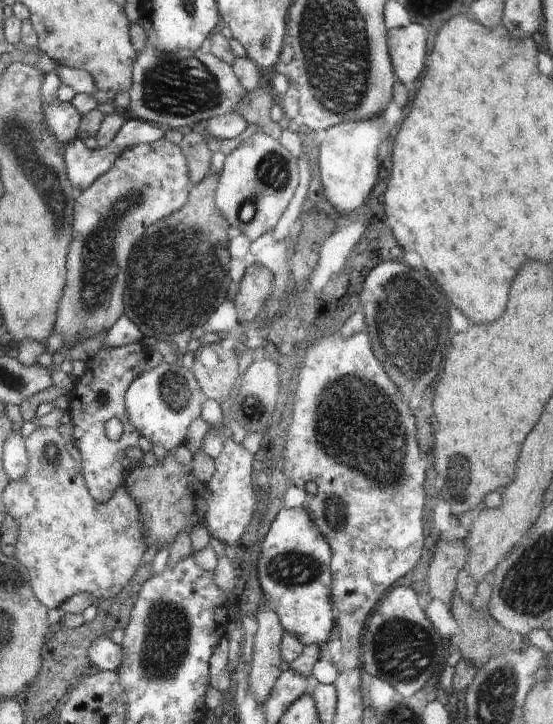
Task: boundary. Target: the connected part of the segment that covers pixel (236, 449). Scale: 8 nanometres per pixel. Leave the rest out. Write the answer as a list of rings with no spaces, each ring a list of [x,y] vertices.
[[[232,437],[223,441],[223,449],[215,458],[214,476],[206,483],[211,490],[211,498],[206,504],[204,525],[211,538],[220,540],[223,545],[232,546],[238,550],[240,538],[246,532],[254,511],[261,507],[260,499],[252,488],[252,465],[254,456],[242,444],[234,442]]]

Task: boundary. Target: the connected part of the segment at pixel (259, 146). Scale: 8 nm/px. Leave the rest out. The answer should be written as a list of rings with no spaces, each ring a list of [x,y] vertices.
[[[266,129],[254,132],[254,136],[227,155],[218,176],[215,203],[218,212],[228,221],[232,233],[238,232],[254,242],[264,232],[276,228],[282,214],[289,208],[290,199],[294,198],[294,186],[290,186],[290,174],[299,174],[297,159],[277,140],[270,137]]]

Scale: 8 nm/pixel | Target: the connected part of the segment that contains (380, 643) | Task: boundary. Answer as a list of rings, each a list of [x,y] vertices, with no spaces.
[[[396,584],[369,614],[361,636],[360,668],[369,675],[386,680],[402,696],[412,696],[448,665],[450,648],[449,639],[438,634],[420,609],[418,592]]]

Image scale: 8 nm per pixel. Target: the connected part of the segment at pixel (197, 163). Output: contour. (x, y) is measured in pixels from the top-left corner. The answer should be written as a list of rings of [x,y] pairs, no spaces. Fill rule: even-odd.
[[[195,131],[183,134],[179,147],[185,154],[189,175],[193,184],[198,184],[210,173],[211,156],[209,139]]]

